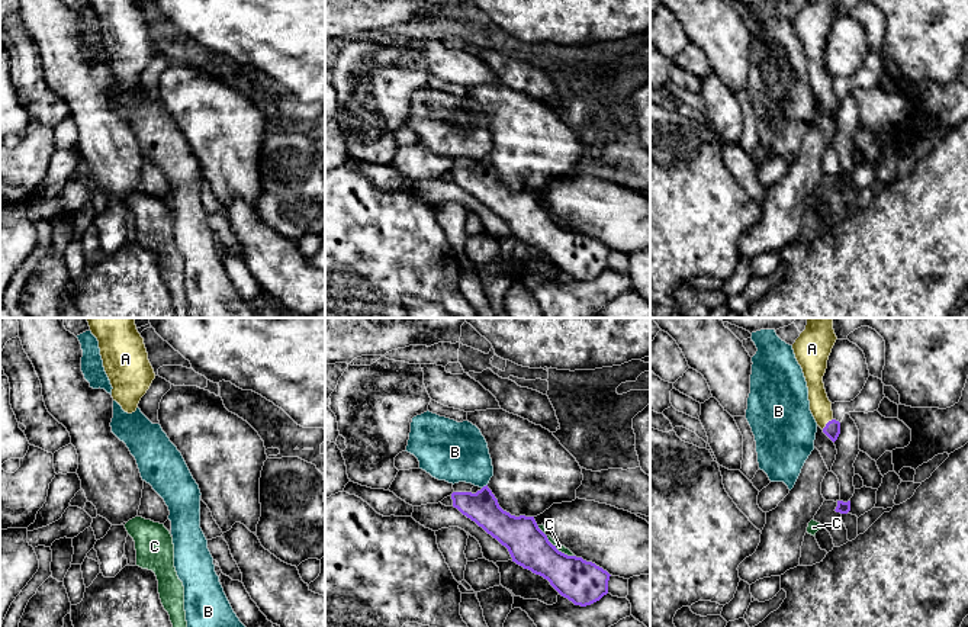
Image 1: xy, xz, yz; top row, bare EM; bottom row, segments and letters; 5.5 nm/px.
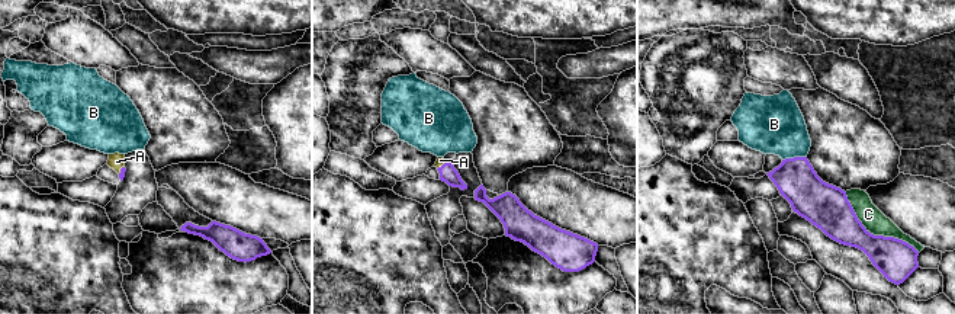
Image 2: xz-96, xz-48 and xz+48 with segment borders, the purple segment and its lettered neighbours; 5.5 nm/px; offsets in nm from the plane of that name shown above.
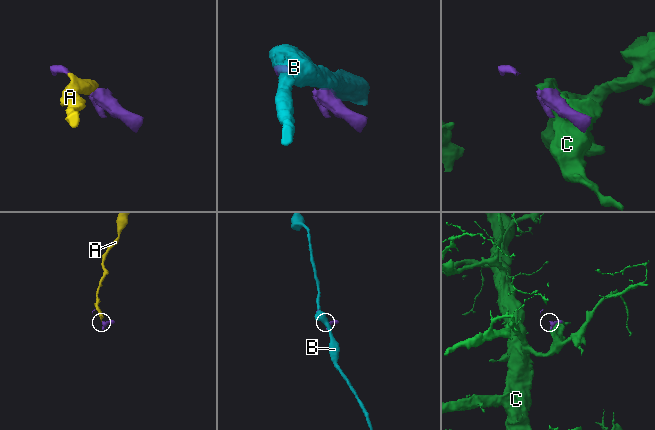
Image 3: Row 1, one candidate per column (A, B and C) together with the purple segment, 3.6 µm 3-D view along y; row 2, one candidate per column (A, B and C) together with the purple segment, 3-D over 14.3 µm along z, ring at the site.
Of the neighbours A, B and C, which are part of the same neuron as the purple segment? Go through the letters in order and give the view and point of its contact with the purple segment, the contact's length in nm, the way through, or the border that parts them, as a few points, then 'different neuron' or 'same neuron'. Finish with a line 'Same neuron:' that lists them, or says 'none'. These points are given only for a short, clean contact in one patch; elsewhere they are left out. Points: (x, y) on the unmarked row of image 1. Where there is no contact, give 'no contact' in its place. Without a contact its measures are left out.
A: yz (826, 99) | 90 nm | same neuron
B: xz (484, 161) | 40 nm | different neuron
C: xz (555, 221) | 260 nm | different neuron
Same neuron: A

